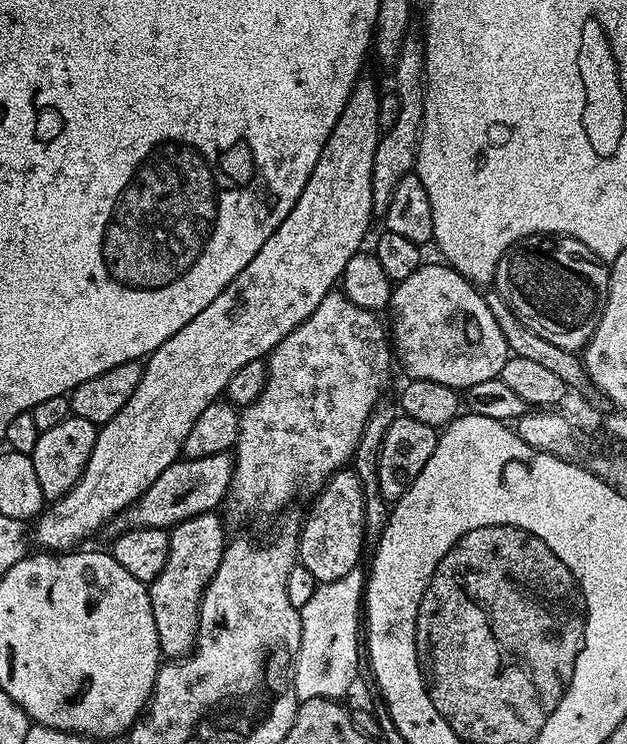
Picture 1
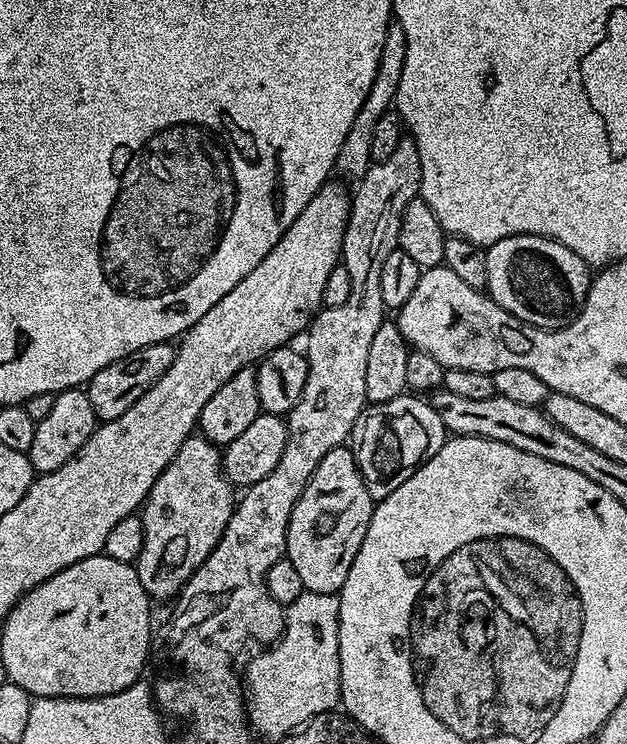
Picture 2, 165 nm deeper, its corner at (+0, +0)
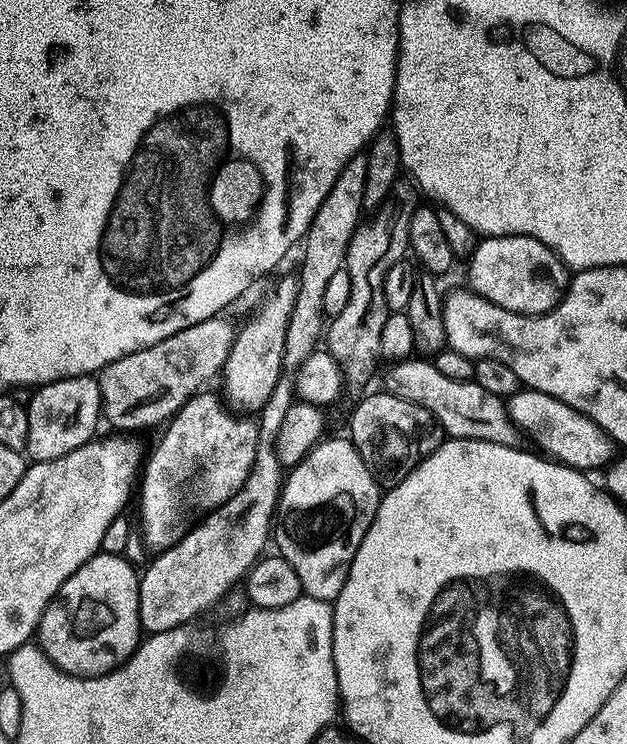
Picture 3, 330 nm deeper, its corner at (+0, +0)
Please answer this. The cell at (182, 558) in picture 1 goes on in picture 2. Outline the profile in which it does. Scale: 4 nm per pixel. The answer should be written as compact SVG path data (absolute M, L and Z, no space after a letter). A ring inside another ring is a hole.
M193 434L182 442L182 450L174 454L170 466L162 470L162 474L154 482L148 499L142 505L144 537L142 550L134 561L134 567L142 586L148 591L153 601L168 600L180 595L180 589L189 578L196 573L196 568L206 562L208 555L218 546L222 534L232 517L234 507L234 486L224 475L222 452L215 444L211 444L205 436Z

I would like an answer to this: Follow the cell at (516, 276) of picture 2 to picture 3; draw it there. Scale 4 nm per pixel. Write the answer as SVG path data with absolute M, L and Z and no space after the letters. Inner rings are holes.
M489 236L467 257L467 287L511 312L537 316L549 312L564 295L570 279L562 261L532 236Z

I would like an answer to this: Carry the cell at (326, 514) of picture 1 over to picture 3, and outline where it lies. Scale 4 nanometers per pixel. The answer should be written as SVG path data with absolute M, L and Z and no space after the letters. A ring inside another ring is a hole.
M325 438L321 440L315 448L309 450L304 460L301 460L299 464L295 465L295 467L287 473L284 481L284 489L280 491L280 501L276 504L276 514L274 517L274 548L276 544L275 551L286 562L290 562L294 574L298 574L298 582L300 583L300 590L303 595L329 602L336 601L338 594L342 590L342 586L348 577L348 571L352 565L354 554L358 550L358 546L362 542L366 530L374 522L374 514L380 505L381 495L382 489L380 485L376 483L374 474L370 474L366 462L362 462L362 454L358 454L358 450L352 444L351 439L348 438L344 438L344 440L331 440L331 438Z

